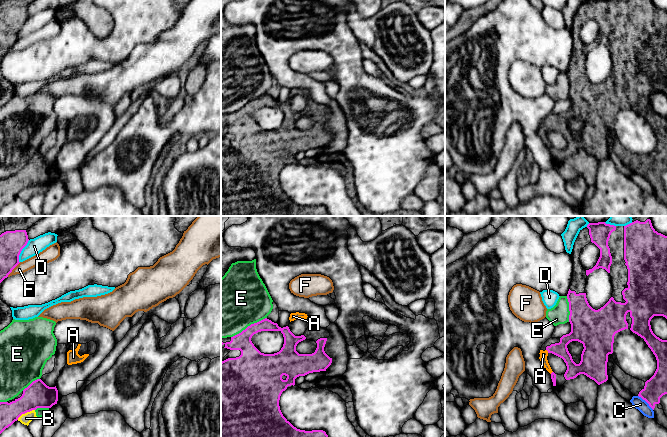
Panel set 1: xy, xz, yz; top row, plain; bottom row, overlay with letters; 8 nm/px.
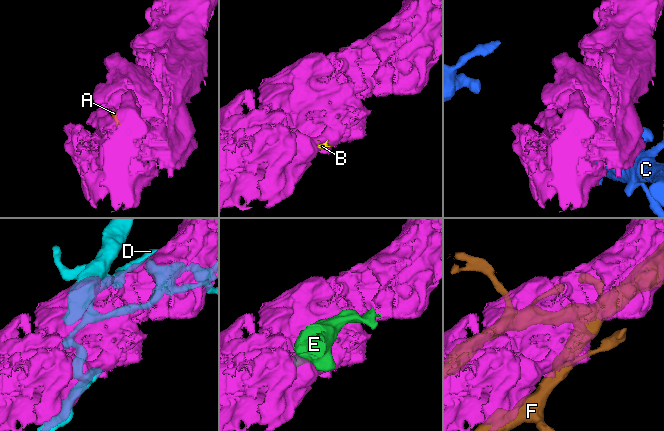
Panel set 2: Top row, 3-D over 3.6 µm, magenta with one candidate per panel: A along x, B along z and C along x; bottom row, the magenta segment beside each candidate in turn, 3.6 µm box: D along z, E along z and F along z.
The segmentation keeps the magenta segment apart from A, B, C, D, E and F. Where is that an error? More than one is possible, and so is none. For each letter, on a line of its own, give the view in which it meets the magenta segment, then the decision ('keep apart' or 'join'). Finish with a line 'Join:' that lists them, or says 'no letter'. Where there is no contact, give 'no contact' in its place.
A: yz | join
B: xy | keep apart
C: yz | keep apart
D: xy | keep apart
E: xz | keep apart
F: xy | keep apart
Join: A

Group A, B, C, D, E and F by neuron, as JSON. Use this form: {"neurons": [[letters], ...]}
{"neurons": [["A"], ["B", "E"], ["C"], ["D"], ["F"]]}

